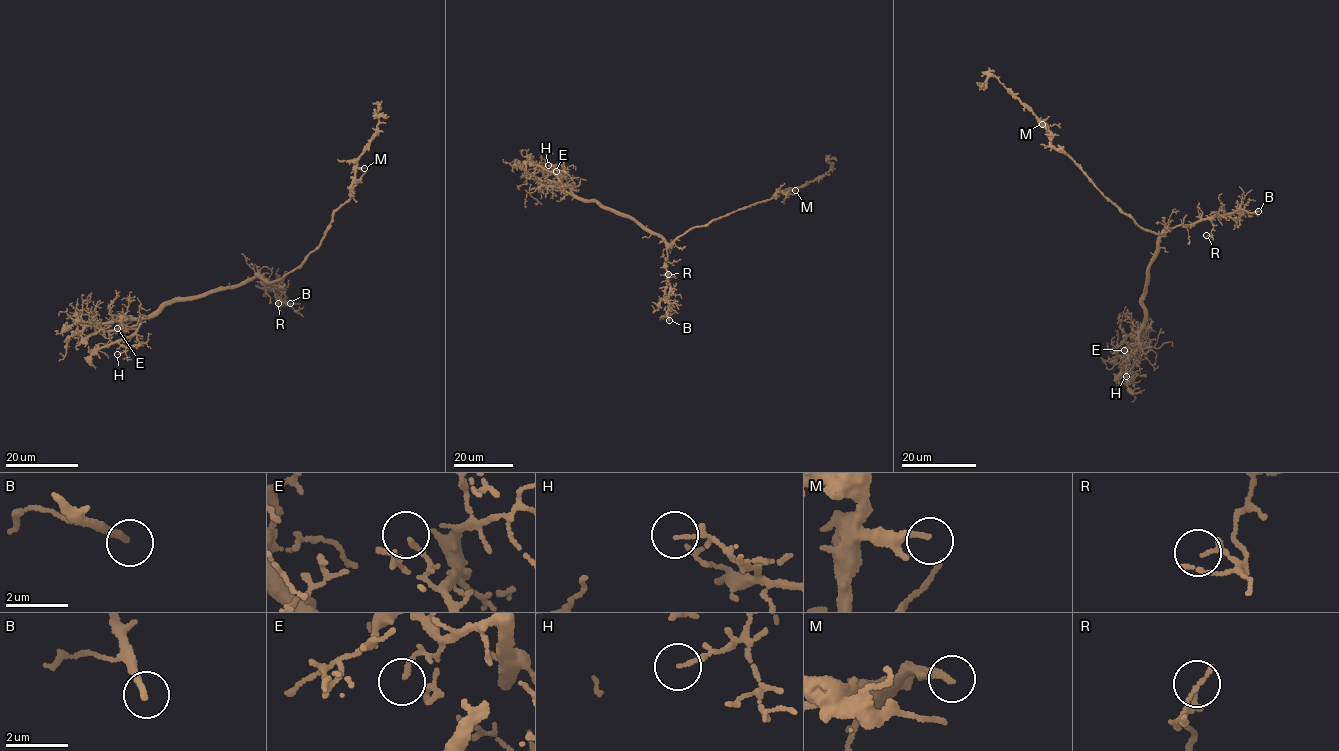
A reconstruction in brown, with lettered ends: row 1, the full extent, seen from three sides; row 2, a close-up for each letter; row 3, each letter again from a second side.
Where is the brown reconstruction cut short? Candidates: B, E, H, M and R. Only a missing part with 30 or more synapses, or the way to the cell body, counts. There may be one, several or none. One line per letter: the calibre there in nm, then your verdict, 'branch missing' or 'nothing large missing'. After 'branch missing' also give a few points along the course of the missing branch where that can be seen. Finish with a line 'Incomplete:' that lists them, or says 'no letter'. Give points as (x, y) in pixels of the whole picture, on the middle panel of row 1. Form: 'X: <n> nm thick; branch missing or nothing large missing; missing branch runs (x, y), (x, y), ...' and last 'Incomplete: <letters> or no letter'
B: 240 nm thick; branch missing; missing branch runs (669, 320), (679, 327), (678, 335), (685, 342), (684, 356), (666, 364), (639, 360)
E: 130 nm thick; nothing large missing
H: 130 nm thick; nothing large missing
M: 140 nm thick; nothing large missing
R: 160 nm thick; nothing large missing
Incomplete: B

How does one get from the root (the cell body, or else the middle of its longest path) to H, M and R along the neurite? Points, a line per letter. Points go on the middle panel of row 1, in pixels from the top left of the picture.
H: (680, 235), (668, 244), (630, 217), (603, 209), (595, 201), (582, 201), (553, 172), (556, 169), (548, 165)
M: (680, 235), (769, 199), (778, 191), (795, 190)
R: (680, 235), (667, 248), (668, 274)

